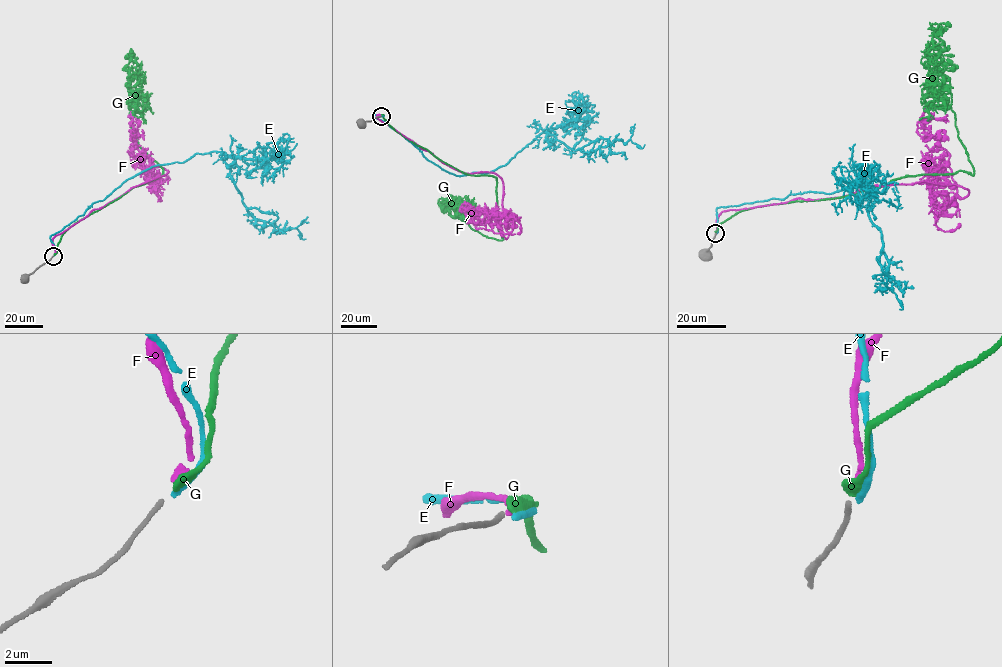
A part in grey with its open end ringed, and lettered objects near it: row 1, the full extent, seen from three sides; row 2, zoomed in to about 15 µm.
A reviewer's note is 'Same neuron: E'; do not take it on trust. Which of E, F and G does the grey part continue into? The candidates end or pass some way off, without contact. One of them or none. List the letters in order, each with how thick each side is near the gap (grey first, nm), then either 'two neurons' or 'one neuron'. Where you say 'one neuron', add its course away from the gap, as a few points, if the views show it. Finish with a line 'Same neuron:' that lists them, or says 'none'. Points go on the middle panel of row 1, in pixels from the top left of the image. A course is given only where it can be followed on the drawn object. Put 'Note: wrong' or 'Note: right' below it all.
E: calibres 220 and 280 nm; two neurons
F: calibres 220 and 280 nm; two neurons
G: calibres 220 and 440 nm; one neuron; course (382, 115), (459, 170), (494, 176), (503, 239), (474, 230), (445, 199), (446, 212)
Same neuron: G
Note: wrong

